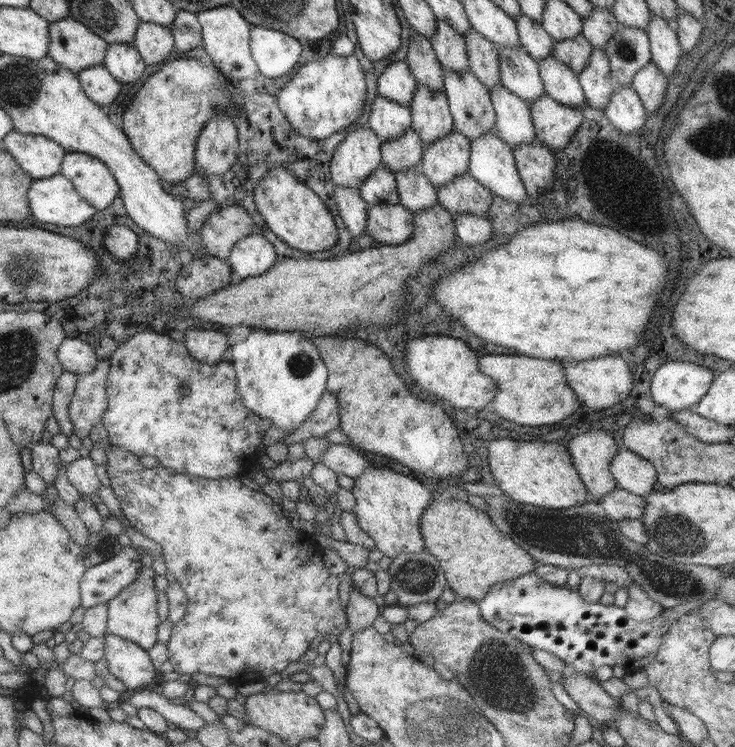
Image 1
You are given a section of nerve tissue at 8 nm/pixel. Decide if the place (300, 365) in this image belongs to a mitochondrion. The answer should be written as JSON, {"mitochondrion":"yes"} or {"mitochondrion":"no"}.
{"mitochondrion":"yes"}

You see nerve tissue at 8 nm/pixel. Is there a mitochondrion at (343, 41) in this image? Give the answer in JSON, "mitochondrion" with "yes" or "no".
{"mitochondrion":"no"}

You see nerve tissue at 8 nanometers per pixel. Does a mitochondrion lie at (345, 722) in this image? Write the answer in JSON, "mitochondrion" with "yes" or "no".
{"mitochondrion":"no"}

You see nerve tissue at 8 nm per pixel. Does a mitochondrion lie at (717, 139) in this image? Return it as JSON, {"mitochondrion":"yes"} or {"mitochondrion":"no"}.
{"mitochondrion":"yes"}

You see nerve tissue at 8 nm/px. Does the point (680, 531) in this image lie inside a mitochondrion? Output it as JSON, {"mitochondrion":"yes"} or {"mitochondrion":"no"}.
{"mitochondrion":"yes"}

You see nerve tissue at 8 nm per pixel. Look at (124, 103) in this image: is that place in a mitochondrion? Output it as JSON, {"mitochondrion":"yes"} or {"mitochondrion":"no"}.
{"mitochondrion":"no"}

